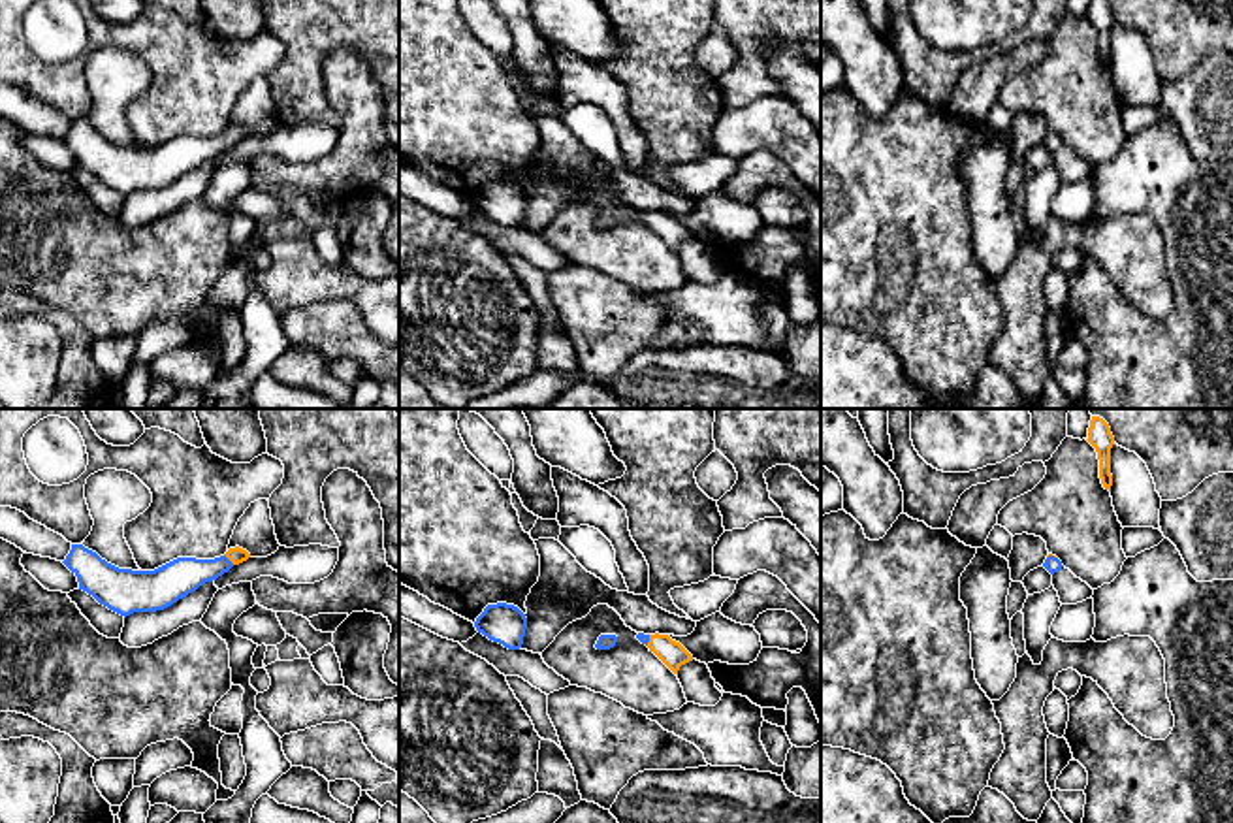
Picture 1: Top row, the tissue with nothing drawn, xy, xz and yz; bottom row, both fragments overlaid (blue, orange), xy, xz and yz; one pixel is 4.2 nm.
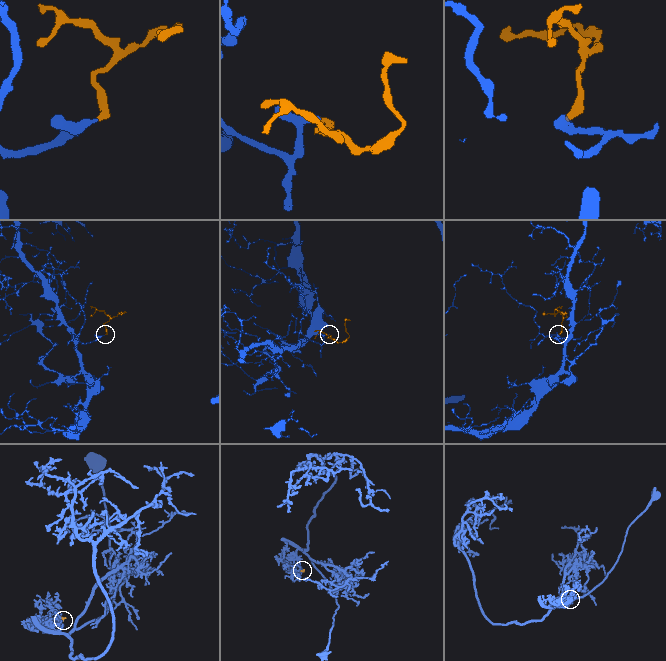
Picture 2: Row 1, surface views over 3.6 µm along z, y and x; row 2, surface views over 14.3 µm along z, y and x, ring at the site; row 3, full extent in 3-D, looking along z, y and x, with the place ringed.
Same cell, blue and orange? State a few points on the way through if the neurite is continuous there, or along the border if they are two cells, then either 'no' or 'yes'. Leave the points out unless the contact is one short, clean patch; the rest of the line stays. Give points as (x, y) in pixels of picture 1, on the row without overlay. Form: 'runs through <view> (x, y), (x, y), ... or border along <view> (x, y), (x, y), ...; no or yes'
runs through xy (174, 159), (228, 138), (236, 134); yes

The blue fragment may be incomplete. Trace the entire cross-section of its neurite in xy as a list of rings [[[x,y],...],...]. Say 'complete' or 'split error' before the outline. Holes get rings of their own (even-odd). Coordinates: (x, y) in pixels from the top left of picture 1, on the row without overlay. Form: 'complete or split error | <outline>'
split error | [[[72,122],[62,141],[77,154],[79,168],[126,196],[164,188],[248,136],[235,124],[215,137],[177,136],[154,149],[132,149],[107,141],[83,122]]]

